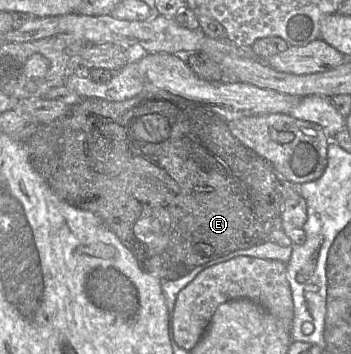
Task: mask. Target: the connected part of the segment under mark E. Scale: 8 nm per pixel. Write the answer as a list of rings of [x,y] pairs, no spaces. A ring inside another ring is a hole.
[[[141,94],[124,101],[83,98],[69,106],[65,114],[41,124],[26,142],[29,162],[45,178],[53,192],[69,206],[97,216],[135,257],[139,267],[160,281],[178,280],[193,269],[237,250],[249,249],[270,240],[270,234],[280,227],[284,201],[298,197],[299,186],[280,176],[272,165],[244,146],[231,133],[229,123],[208,108],[184,101],[167,101],[161,97]]]

